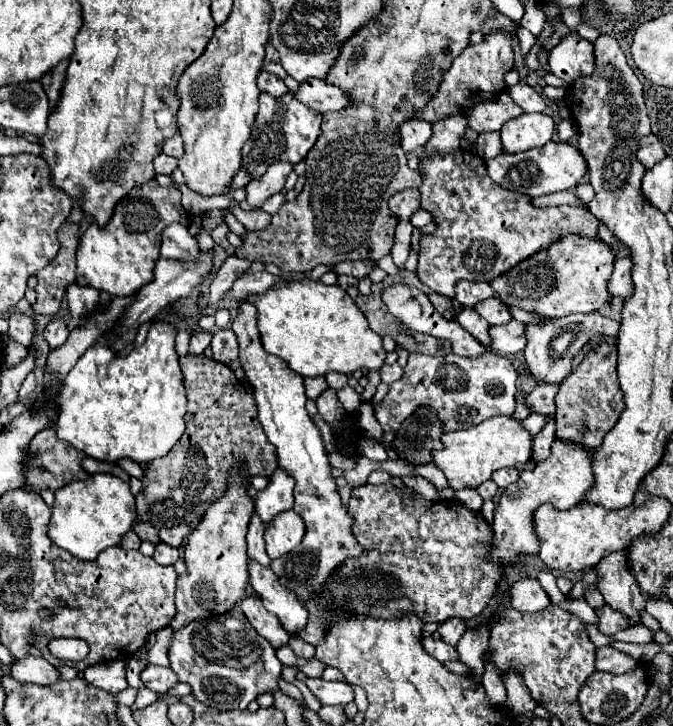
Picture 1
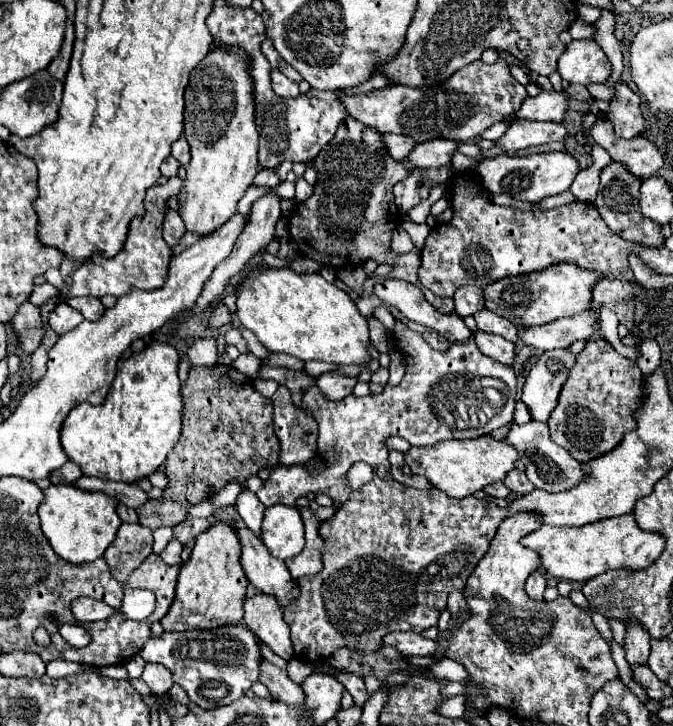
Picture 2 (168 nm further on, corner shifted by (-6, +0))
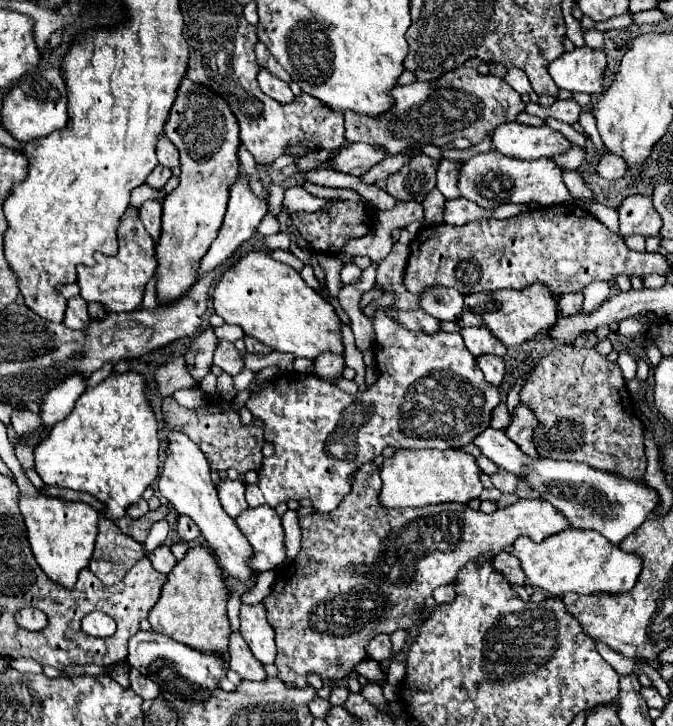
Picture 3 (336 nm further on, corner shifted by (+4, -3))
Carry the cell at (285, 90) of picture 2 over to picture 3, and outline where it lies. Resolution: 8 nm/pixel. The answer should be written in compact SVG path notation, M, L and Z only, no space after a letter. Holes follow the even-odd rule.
M260 70L260 74L258 74L258 84L260 84L260 90L262 90L264 94L268 94L268 96L274 98L274 100L278 100L280 104L288 104L288 102L294 100L294 94L292 94L292 90L288 88L288 84L282 82L280 78L272 76L268 70Z

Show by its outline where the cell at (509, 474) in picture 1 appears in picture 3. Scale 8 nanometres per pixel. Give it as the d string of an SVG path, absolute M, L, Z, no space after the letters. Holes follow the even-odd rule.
M498 470L498 472L492 476L492 484L494 484L500 492L504 492L504 494L514 494L514 488L516 488L518 480L516 480L516 476L512 476L510 472Z

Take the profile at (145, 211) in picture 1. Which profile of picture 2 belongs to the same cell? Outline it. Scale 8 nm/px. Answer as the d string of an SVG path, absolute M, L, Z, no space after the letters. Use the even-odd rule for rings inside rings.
M172 177L164 185L162 191L154 193L152 205L148 205L146 215L136 217L136 221L132 221L124 249L114 259L104 259L104 257L96 255L96 257L92 257L92 261L82 263L72 275L70 297L76 297L76 295L94 295L94 297L114 295L114 297L120 297L120 295L128 293L132 287L144 287L148 291L158 289L164 283L168 263L172 259L172 249L162 239L162 219L164 219L164 209L168 207L166 199L170 195L178 195L180 189L182 189L180 177Z

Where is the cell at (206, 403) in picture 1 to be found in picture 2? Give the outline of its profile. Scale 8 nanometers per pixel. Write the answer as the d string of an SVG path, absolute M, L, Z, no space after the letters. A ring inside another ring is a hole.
M224 363L208 369L192 369L180 395L184 401L182 433L164 469L170 485L162 499L150 499L136 509L138 523L152 531L184 521L192 505L218 493L230 479L240 479L244 485L260 469L278 465L280 443L272 425L272 401L252 387L250 377Z

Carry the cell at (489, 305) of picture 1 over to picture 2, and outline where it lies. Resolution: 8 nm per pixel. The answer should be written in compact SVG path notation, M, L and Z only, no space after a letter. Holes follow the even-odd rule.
M482 309L482 311L474 313L474 319L476 319L476 325L478 325L480 331L492 333L492 335L500 335L500 337L512 341L512 343L518 341L516 327L510 321L504 321L504 317L498 317L496 313L492 313L488 309Z

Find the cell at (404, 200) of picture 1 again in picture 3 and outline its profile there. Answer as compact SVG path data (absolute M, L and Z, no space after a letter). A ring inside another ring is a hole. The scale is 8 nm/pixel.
M418 154L400 172L386 180L386 190L396 200L422 202L426 194L436 188L436 168L438 160L432 160L426 154Z

